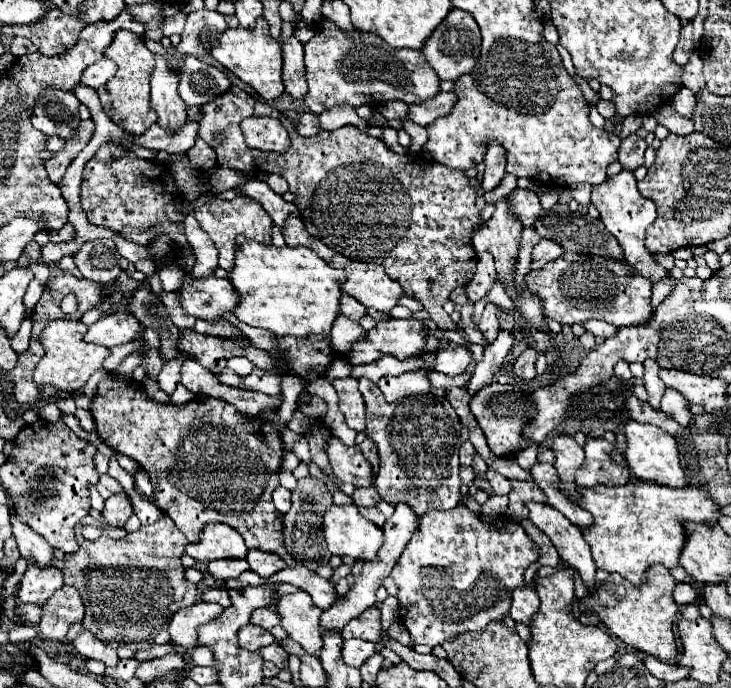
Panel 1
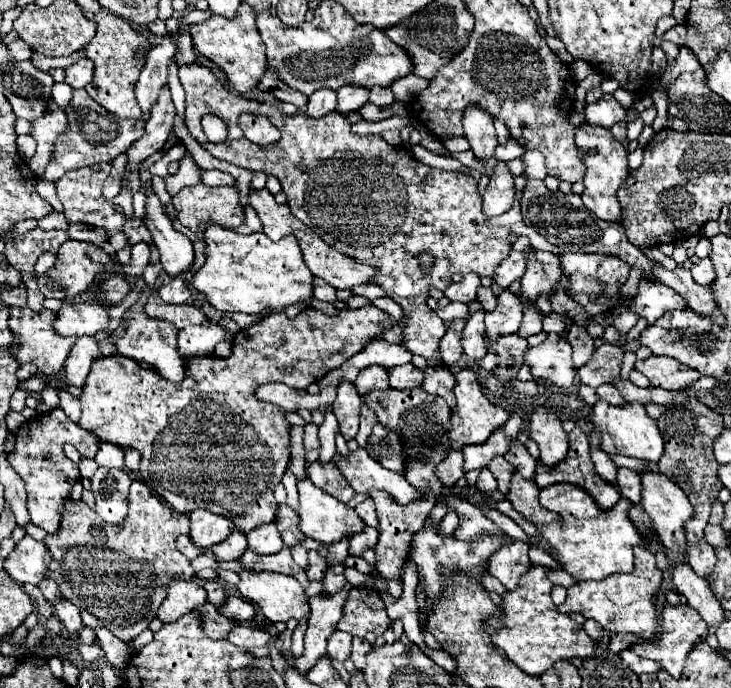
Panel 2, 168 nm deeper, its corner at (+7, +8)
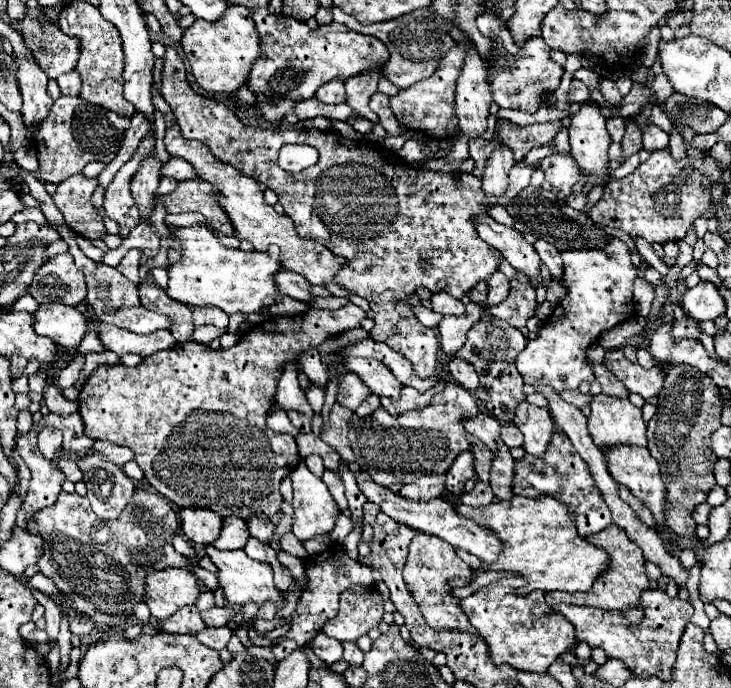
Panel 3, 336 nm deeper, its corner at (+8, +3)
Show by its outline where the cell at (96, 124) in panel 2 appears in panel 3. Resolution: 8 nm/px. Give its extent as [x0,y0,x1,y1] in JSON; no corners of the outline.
[32,95,130,185]

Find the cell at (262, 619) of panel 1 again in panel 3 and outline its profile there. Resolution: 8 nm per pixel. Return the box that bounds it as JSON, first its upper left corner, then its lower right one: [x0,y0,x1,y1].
[202,607,236,627]

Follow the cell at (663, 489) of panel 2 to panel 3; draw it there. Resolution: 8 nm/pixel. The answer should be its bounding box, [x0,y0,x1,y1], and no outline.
[604,447,668,527]

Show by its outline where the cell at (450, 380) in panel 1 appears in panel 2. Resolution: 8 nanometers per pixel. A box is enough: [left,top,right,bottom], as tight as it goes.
[387,364,423,390]

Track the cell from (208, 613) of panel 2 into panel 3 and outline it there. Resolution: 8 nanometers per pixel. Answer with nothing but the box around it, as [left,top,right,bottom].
[158,605,206,635]

